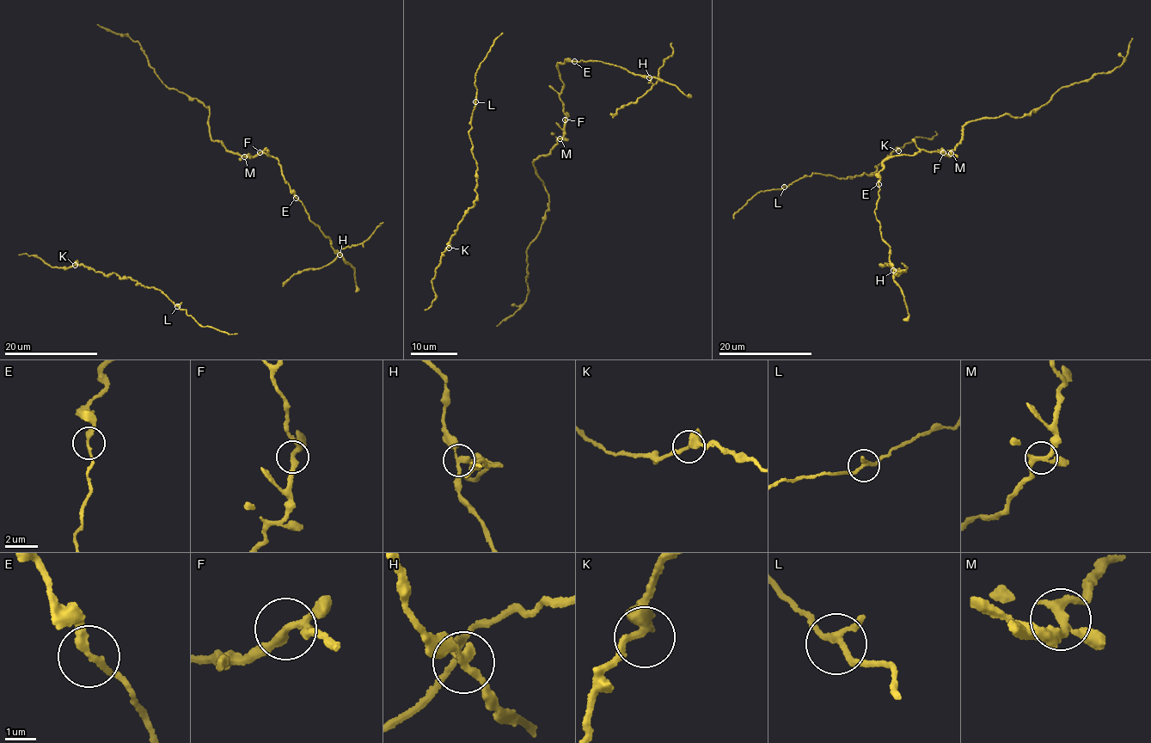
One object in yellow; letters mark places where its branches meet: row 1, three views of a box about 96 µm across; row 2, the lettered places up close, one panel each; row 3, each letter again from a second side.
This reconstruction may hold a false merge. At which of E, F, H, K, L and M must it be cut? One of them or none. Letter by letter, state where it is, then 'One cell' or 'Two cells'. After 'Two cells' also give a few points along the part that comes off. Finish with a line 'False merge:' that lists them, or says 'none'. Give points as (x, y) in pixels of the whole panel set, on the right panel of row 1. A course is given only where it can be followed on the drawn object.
E: Place: (878, 184). One cell
F: Place: (943, 152). One cell
H: Place: (893, 270). Two cells. Course of the part to remove: (894, 269), (902, 272), (897, 275), (887, 263), (879, 267)
K: Place: (898, 150). One cell
L: Place: (784, 187). One cell
M: Place: (951, 153). One cell
False merge: H

